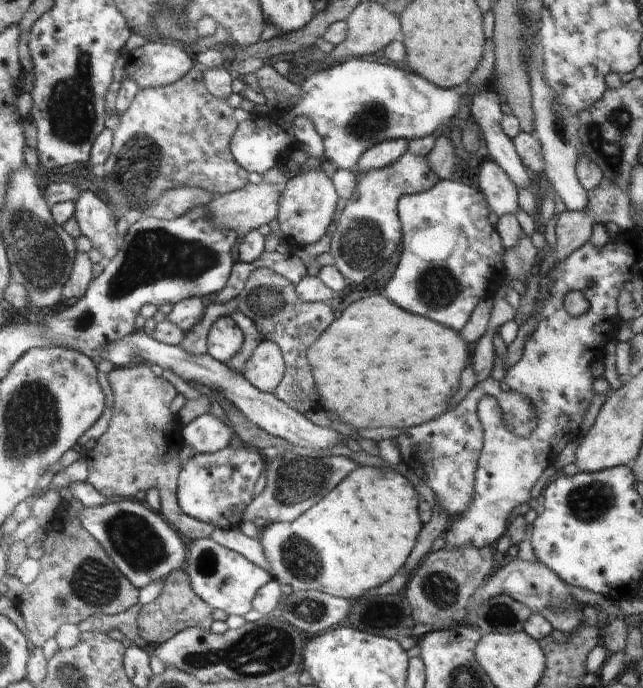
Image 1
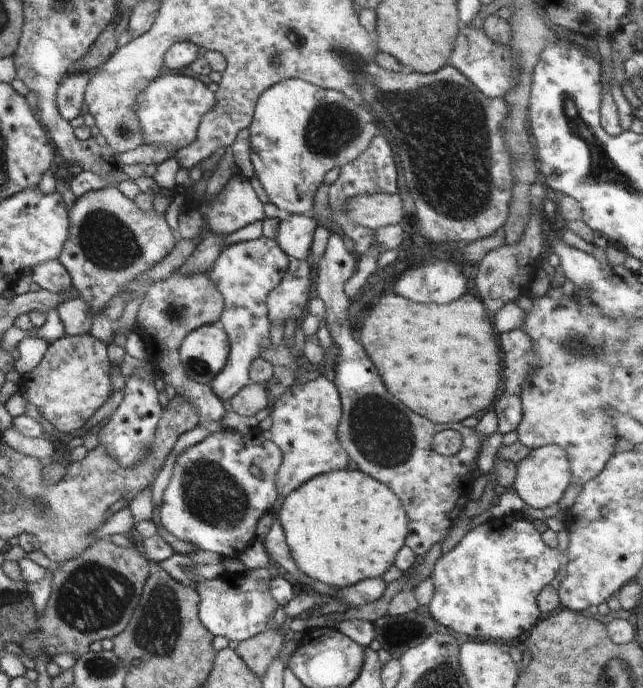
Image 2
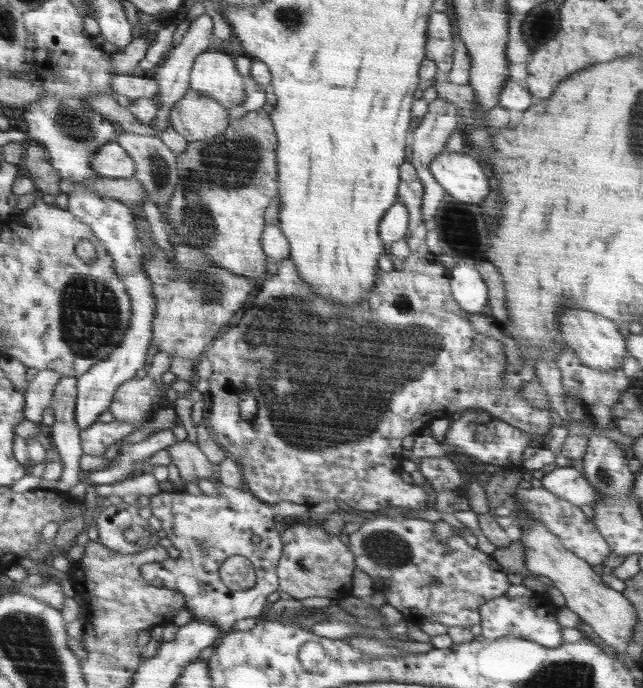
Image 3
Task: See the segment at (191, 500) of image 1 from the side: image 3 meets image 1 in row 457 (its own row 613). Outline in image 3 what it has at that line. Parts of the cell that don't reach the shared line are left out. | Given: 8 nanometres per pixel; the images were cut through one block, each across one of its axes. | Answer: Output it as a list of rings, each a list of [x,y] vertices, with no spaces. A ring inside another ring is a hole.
[[[222,482],[217,483],[219,494],[209,496],[203,493],[200,496],[182,492],[161,492],[152,496],[150,506],[154,509],[154,516],[162,522],[162,528],[167,532],[167,537],[174,541],[174,547],[180,550],[180,557],[170,558],[165,563],[152,563],[143,567],[144,578],[151,584],[160,588],[178,590],[187,597],[187,609],[192,612],[193,617],[208,619],[220,625],[222,637],[236,630],[236,623],[246,618],[256,618],[262,614],[262,610],[248,610],[248,608],[264,608],[266,598],[278,590],[278,578],[276,578],[276,566],[282,552],[283,544],[278,540],[278,528],[276,528],[276,516],[278,512],[282,516],[295,515],[303,511],[300,504],[283,501],[272,504],[261,501],[259,497],[249,492],[248,488],[242,486],[233,488]],[[258,536],[260,542],[252,542],[252,538]],[[244,555],[255,568],[256,583],[254,587],[245,591],[232,590],[223,580],[220,569],[224,562],[230,557]]]

